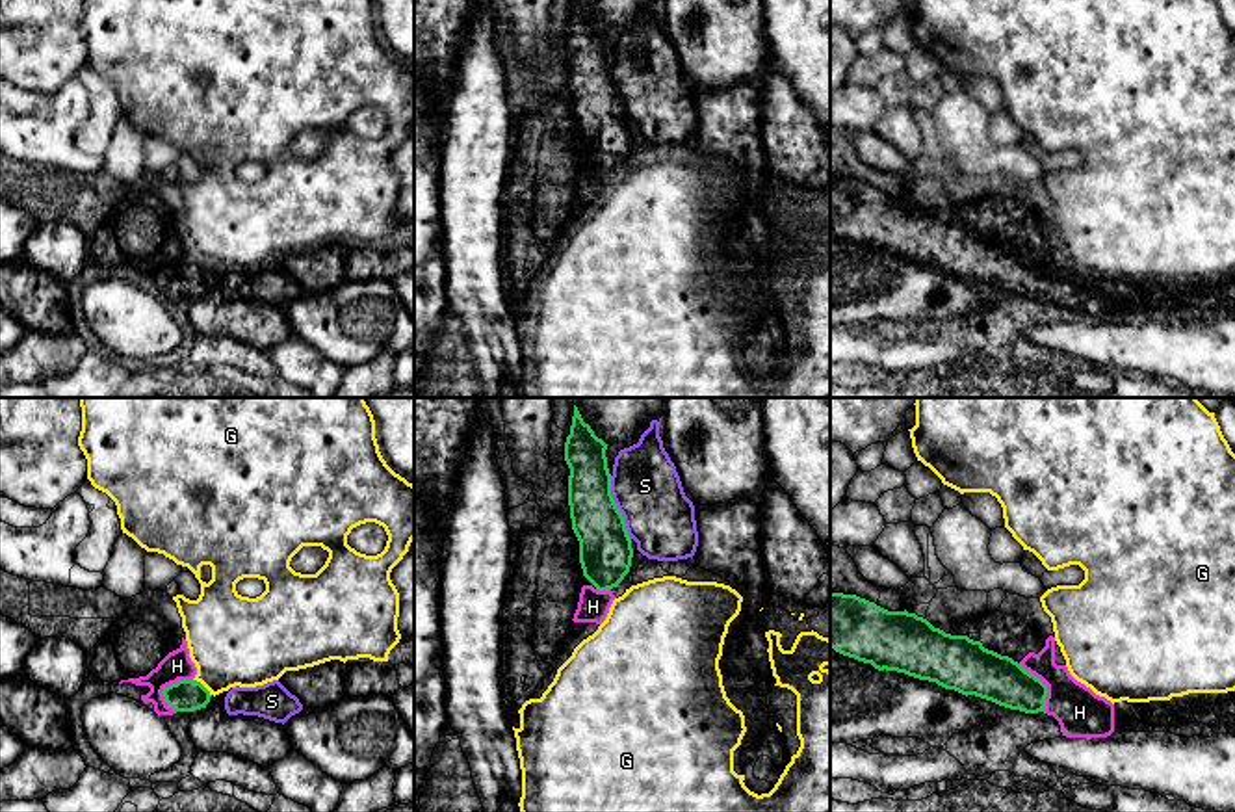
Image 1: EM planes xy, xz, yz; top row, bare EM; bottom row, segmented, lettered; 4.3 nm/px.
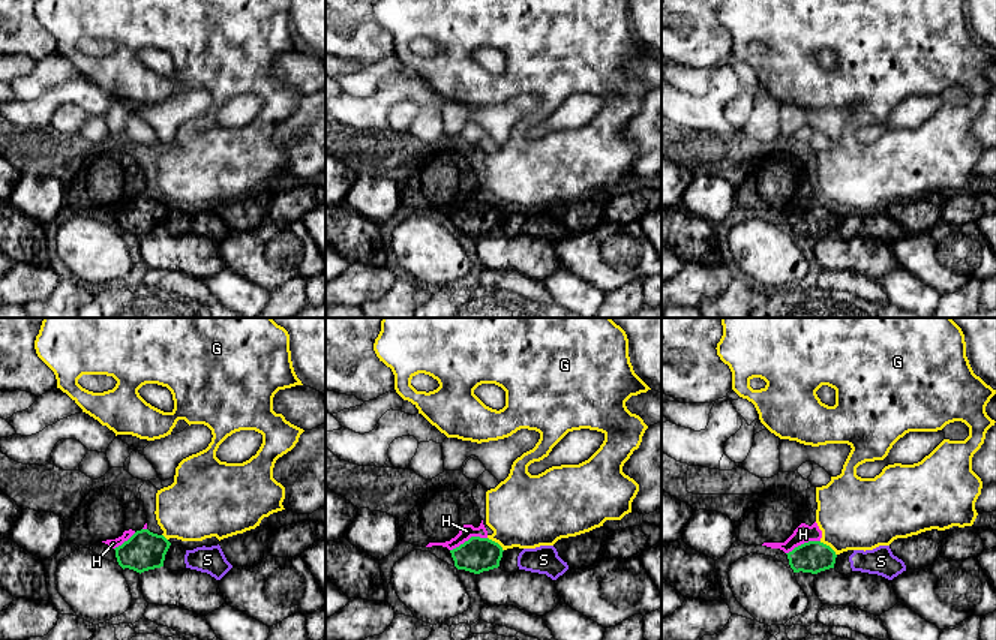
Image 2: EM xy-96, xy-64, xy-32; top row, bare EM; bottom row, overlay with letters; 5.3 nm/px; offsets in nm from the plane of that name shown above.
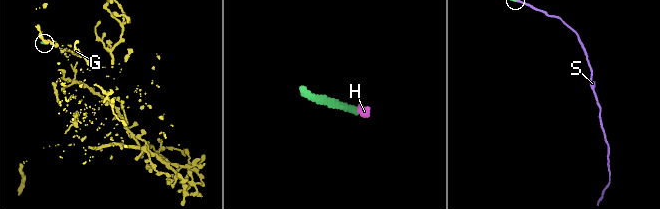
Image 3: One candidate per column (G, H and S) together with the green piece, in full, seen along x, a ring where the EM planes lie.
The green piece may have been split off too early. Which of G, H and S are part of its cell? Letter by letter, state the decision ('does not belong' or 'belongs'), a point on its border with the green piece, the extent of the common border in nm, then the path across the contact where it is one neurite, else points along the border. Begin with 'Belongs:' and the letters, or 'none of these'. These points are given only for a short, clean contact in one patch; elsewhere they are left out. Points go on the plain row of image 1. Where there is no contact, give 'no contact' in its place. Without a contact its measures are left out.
Belongs: H
G: does not belong; meets green in xy at (203, 270); contact 110 nm long; border along xy (194, 262), (210, 279)
H: belongs; meets green in xy at (171, 268); contact 170 nm long; runs through xy (186, 279), (171, 268), (177, 249)
S: does not belong; meets green in xz at (617, 91); contact 300 nm long

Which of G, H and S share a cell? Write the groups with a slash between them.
G / H / S

